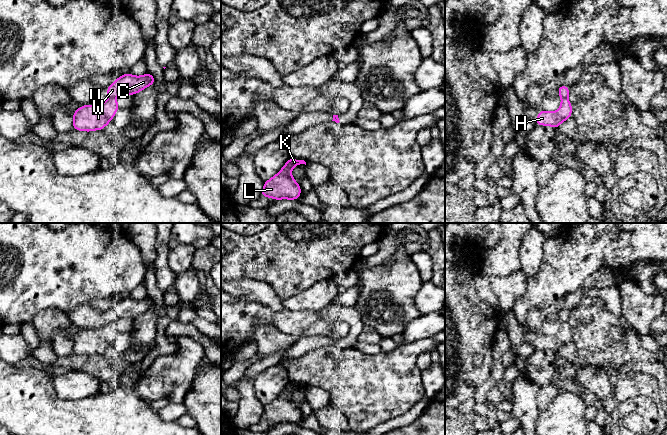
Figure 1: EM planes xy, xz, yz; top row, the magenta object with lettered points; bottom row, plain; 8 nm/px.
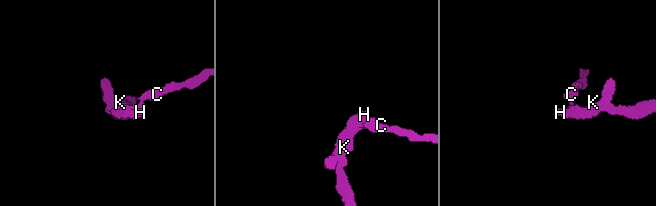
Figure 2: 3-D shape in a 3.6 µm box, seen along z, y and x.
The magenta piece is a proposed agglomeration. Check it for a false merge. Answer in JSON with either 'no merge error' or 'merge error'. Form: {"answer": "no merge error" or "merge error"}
{"answer": "no merge error"}

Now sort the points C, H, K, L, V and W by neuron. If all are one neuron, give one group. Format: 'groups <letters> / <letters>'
groups C H K L V W

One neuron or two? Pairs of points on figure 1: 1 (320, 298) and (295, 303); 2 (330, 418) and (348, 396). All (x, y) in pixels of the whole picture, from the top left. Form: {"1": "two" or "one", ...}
{"1": "one", "2": "two"}

